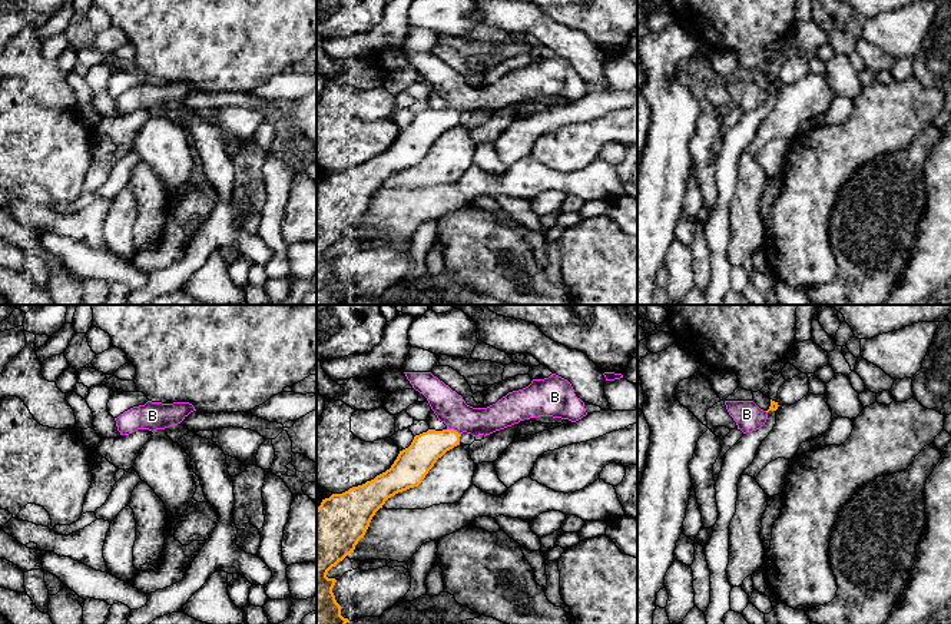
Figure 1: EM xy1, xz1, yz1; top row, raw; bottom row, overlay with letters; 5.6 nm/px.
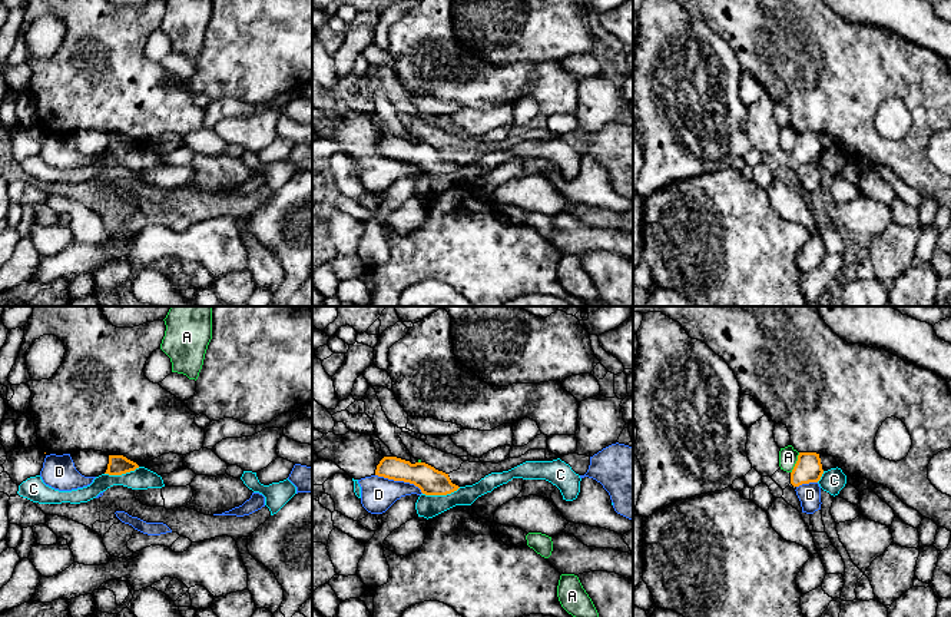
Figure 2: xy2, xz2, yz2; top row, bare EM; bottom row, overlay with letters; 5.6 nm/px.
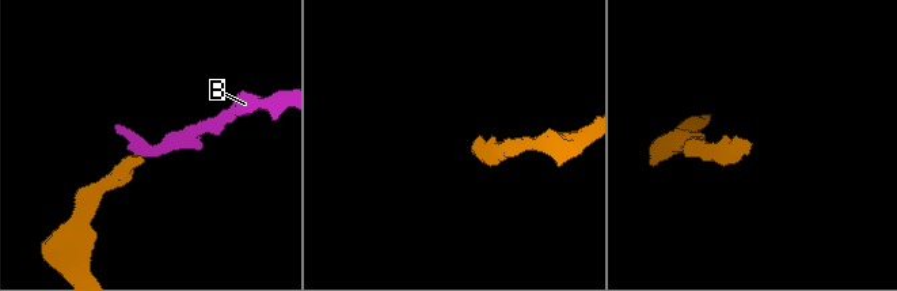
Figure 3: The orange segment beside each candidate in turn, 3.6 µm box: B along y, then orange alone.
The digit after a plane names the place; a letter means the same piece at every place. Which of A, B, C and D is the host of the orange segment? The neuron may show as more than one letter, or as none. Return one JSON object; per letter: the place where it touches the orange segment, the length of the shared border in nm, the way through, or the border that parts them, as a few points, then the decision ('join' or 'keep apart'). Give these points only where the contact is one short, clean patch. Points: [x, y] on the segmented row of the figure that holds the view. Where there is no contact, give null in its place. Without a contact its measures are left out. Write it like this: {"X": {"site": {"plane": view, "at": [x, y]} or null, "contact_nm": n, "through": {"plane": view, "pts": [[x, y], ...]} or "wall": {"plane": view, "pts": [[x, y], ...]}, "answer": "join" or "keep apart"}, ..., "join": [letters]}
{"A": {"site": {"plane": "yz2", "at": [797, 463]}, "contact_nm": 130, "wall": {"plane": "yz2", "pts": [[799, 453], [791, 473]]}, "answer": "keep apart"}, "B": {"site": {"plane": "xz1", "at": [453, 430]}, "contact_nm": 90, "through": {"plane": "xz1", "pts": [[418, 458], [453, 430], [453, 411], [450, 408]]}, "answer": "join"}, "C": {"site": {"plane": "xz2", "at": [441, 494]}, "contact_nm": 220, "wall": {"plane": "xz2", "pts": [[460, 487], [446, 494], [423, 494]]}, "answer": "keep apart"}, "D": {"site": {"plane": "xz2", "at": [400, 480]}, "contact_nm": 300, "wall": {"plane": "xz2", "pts": [[375, 474], [384, 478], [413, 483], [423, 493]]}, "answer": "keep apart"}, "join": ["B"]}

